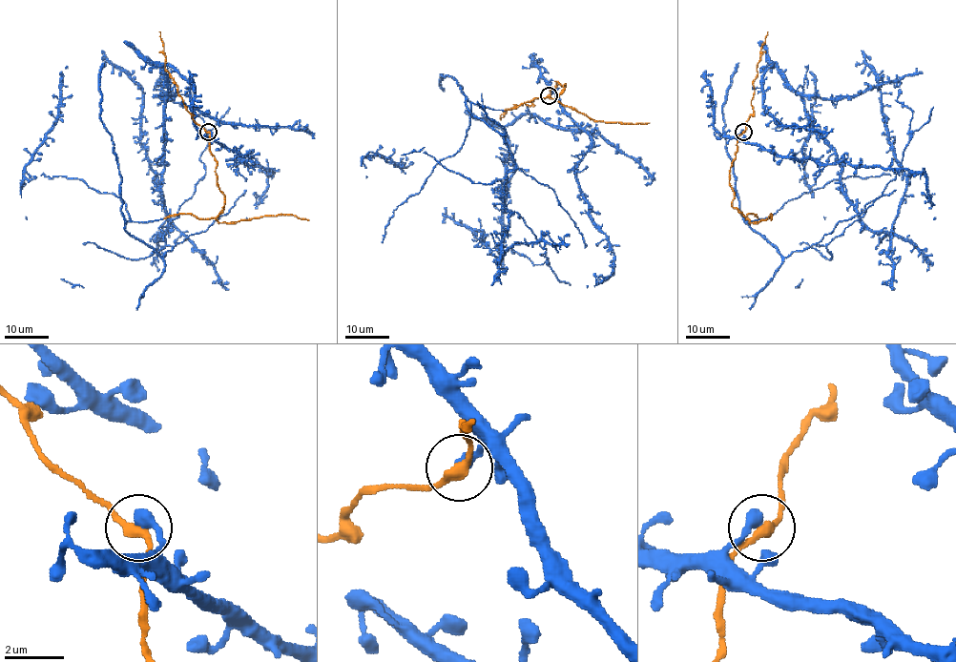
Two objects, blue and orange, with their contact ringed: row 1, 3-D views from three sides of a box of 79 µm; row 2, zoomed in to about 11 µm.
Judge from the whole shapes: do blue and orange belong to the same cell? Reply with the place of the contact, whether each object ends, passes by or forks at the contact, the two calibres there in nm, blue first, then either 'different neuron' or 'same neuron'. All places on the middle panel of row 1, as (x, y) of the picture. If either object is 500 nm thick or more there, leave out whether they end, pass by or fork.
(549, 95) | blue ends | orange passes by | 400/320 nm | same neuron

